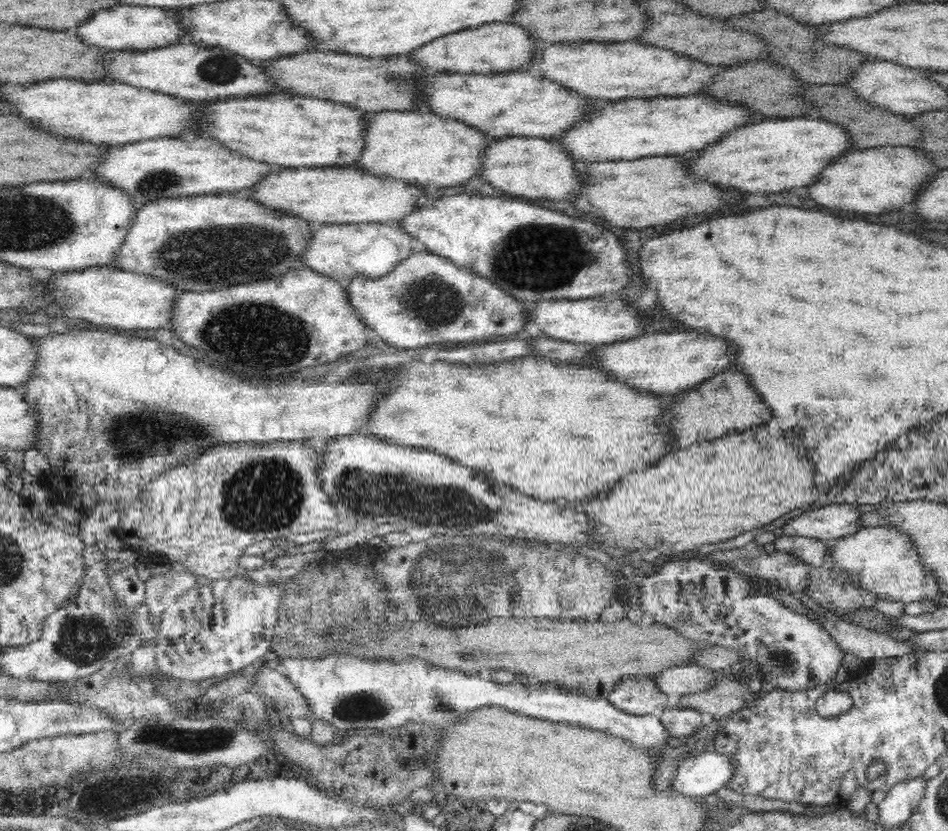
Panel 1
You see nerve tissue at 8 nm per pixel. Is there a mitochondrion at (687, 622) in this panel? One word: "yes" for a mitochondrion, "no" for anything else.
yes

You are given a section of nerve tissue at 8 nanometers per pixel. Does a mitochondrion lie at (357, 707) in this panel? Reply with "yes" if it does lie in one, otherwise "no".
yes

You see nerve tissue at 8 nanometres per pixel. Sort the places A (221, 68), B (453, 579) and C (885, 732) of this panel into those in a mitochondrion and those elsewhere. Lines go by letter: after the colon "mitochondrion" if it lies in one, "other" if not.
A: mitochondrion
B: mitochondrion
C: other

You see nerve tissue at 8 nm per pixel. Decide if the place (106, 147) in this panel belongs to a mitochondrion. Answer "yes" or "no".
no

